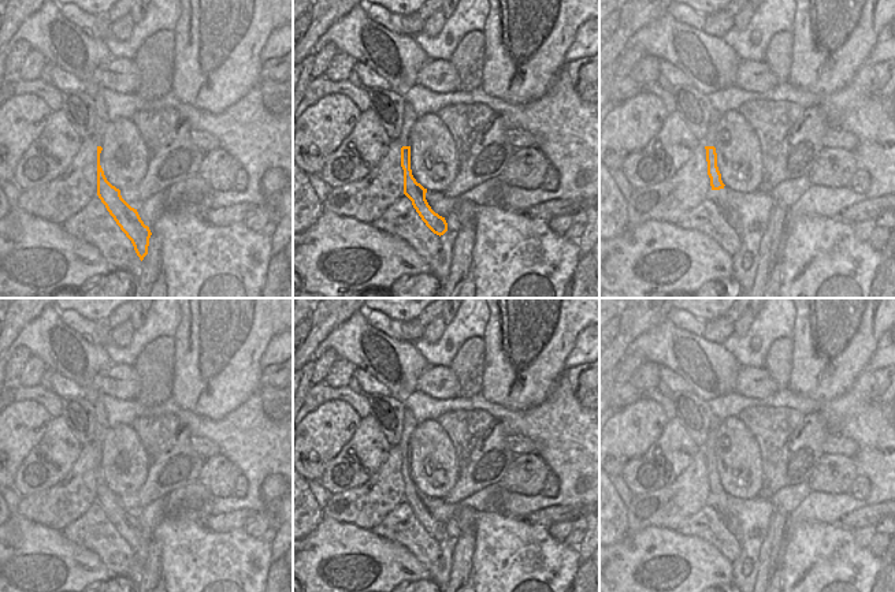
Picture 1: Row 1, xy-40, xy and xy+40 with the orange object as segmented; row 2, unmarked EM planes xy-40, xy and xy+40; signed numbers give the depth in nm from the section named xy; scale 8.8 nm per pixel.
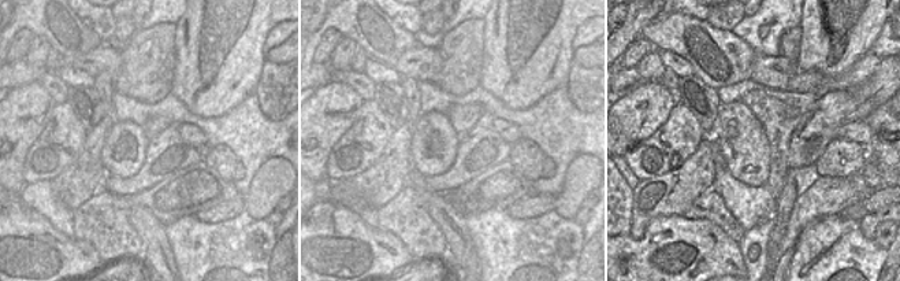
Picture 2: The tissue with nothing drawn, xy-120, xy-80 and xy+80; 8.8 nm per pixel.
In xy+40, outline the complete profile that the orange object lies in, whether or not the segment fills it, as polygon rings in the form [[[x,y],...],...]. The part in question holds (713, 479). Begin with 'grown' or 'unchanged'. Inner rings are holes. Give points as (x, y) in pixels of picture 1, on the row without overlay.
grown | [[[716,416],[712,417],[710,429],[708,432],[708,439],[703,444],[703,451],[706,455],[706,468],[708,468],[708,481],[710,484],[712,496],[724,495],[724,489],[721,487],[721,480],[717,473],[717,459],[716,459],[716,436],[718,432],[718,427],[721,420]]]

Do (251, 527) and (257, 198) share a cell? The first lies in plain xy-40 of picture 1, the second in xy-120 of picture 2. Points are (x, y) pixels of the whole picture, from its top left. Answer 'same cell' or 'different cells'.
same cell

